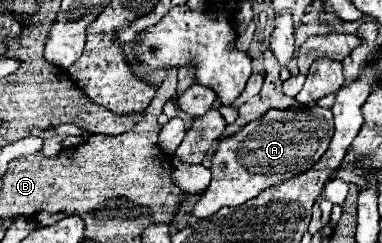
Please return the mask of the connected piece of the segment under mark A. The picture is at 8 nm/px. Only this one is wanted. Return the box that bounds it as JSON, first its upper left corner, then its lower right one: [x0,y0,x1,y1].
[192,103,332,217]

